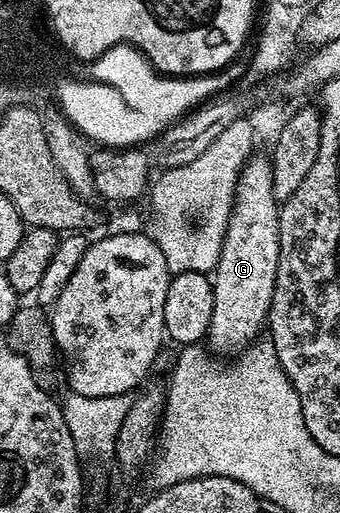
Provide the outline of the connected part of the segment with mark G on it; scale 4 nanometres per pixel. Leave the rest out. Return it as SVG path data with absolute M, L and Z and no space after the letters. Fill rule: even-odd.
M259 152L252 153L251 157L247 159L246 164L243 166L243 170L239 173L239 179L237 180L237 188L235 189L235 203L231 209L231 215L229 216L229 228L225 232L225 240L223 241L223 247L221 248L221 256L219 257L219 263L216 264L213 271L213 320L211 326L207 330L206 341L211 342L210 349L215 350L235 350L234 352L242 351L244 348L250 347L251 342L259 334L259 329L264 329L267 322L267 313L271 310L271 301L273 300L273 288L275 287L275 281L277 280L277 264L279 263L279 208L280 203L275 197L273 192L273 168L271 167L270 157L266 153L259 154Z

